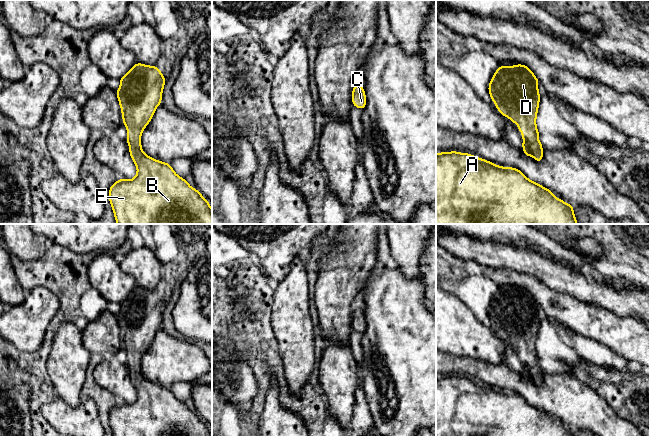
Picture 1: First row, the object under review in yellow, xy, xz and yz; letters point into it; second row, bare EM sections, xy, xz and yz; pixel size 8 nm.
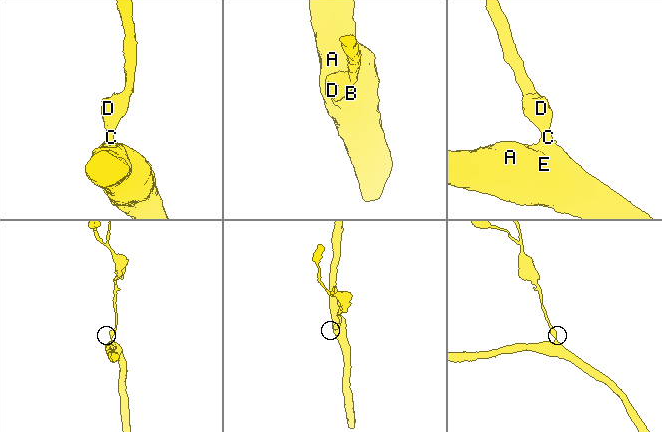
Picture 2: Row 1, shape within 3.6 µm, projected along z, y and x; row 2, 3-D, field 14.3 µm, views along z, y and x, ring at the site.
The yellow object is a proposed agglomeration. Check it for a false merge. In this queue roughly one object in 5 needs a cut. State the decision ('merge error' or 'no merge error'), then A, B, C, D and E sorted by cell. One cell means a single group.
no merge error; A B C D E

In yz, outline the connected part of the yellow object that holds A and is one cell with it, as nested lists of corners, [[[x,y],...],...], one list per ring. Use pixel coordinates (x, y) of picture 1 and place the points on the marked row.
[[[436,153],[436,224],[578,224],[573,206],[557,199],[551,190],[529,180],[520,170],[502,167],[468,153]]]

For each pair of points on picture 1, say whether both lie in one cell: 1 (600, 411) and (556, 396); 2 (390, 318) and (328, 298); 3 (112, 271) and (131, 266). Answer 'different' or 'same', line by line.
1: same
2: different
3: different

